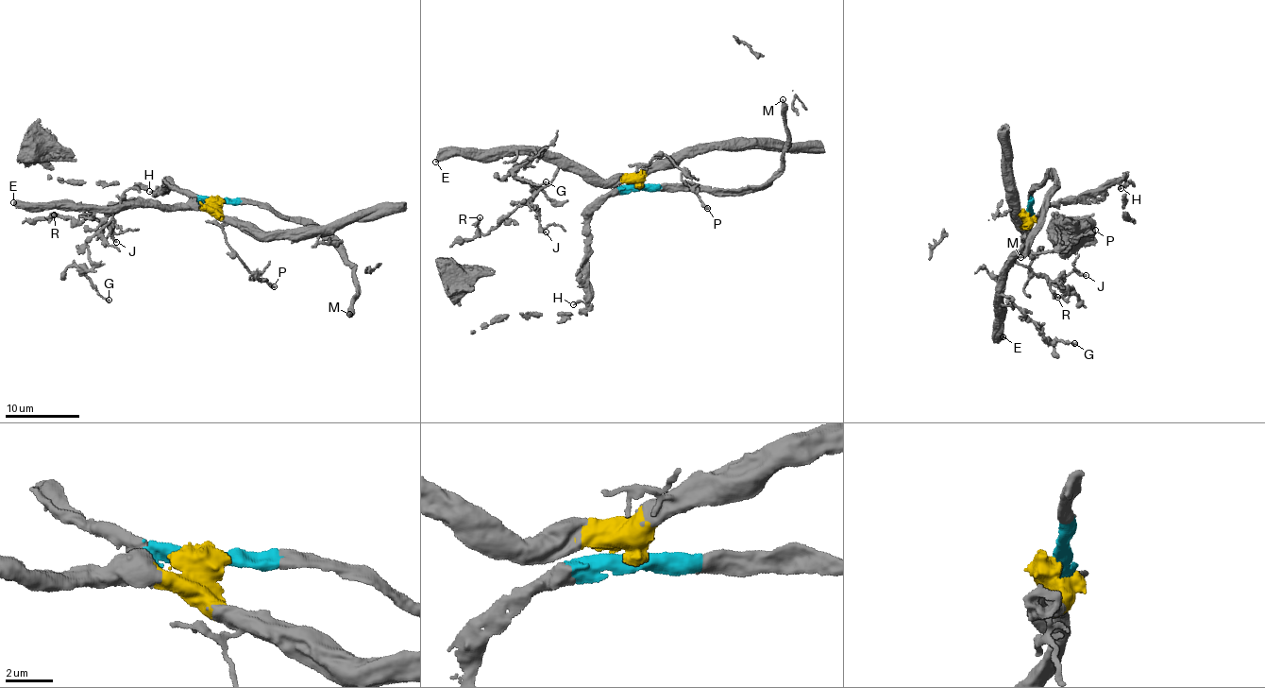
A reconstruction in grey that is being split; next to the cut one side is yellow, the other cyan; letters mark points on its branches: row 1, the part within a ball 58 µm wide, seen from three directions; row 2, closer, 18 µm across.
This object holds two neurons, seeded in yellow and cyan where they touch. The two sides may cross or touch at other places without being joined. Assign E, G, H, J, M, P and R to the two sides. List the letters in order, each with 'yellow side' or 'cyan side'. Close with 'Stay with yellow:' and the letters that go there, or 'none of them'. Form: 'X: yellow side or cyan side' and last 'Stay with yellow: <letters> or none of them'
E: yellow side
G: yellow side
H: cyan side
J: yellow side
M: cyan side
P: yellow side
R: yellow side
Stay with yellow: E, G, J, P, R

